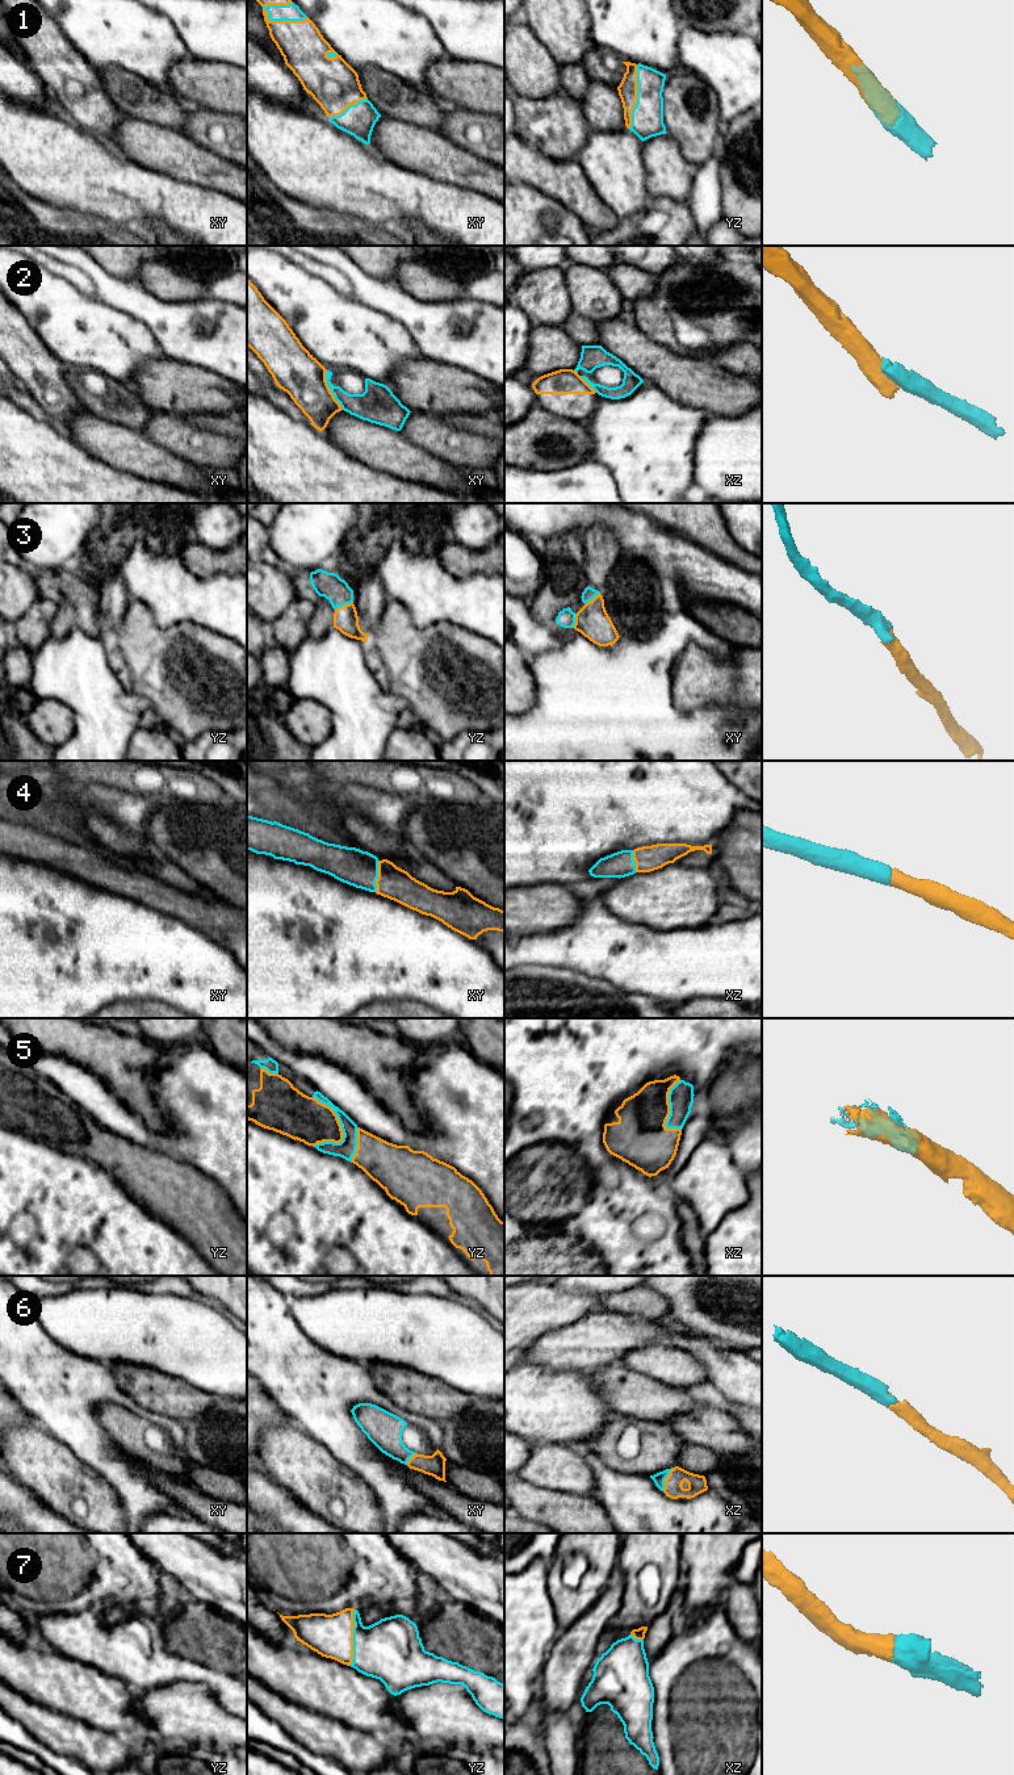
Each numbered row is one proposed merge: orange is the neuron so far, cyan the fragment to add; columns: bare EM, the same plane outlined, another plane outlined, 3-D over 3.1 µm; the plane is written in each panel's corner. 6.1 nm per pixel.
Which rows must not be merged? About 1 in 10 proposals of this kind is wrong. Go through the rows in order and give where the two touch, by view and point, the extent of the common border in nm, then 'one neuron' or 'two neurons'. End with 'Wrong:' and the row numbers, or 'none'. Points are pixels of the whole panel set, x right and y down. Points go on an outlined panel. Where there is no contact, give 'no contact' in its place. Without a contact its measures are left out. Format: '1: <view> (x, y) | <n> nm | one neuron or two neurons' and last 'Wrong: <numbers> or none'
1: xy (281, 21) | 280 nm | one neuron
2: xy (330, 390) | 260 nm | two neurons
3: yz (343, 606) | 130 nm | one neuron
4: xy (378, 876) | 190 nm | one neuron
5: yz (336, 1117) | 340 nm | one neuron
6: xz (666, 1478) | 160 nm | one neuron
7: yz (352, 1637) | 340 nm | one neuron
Wrong: 2

